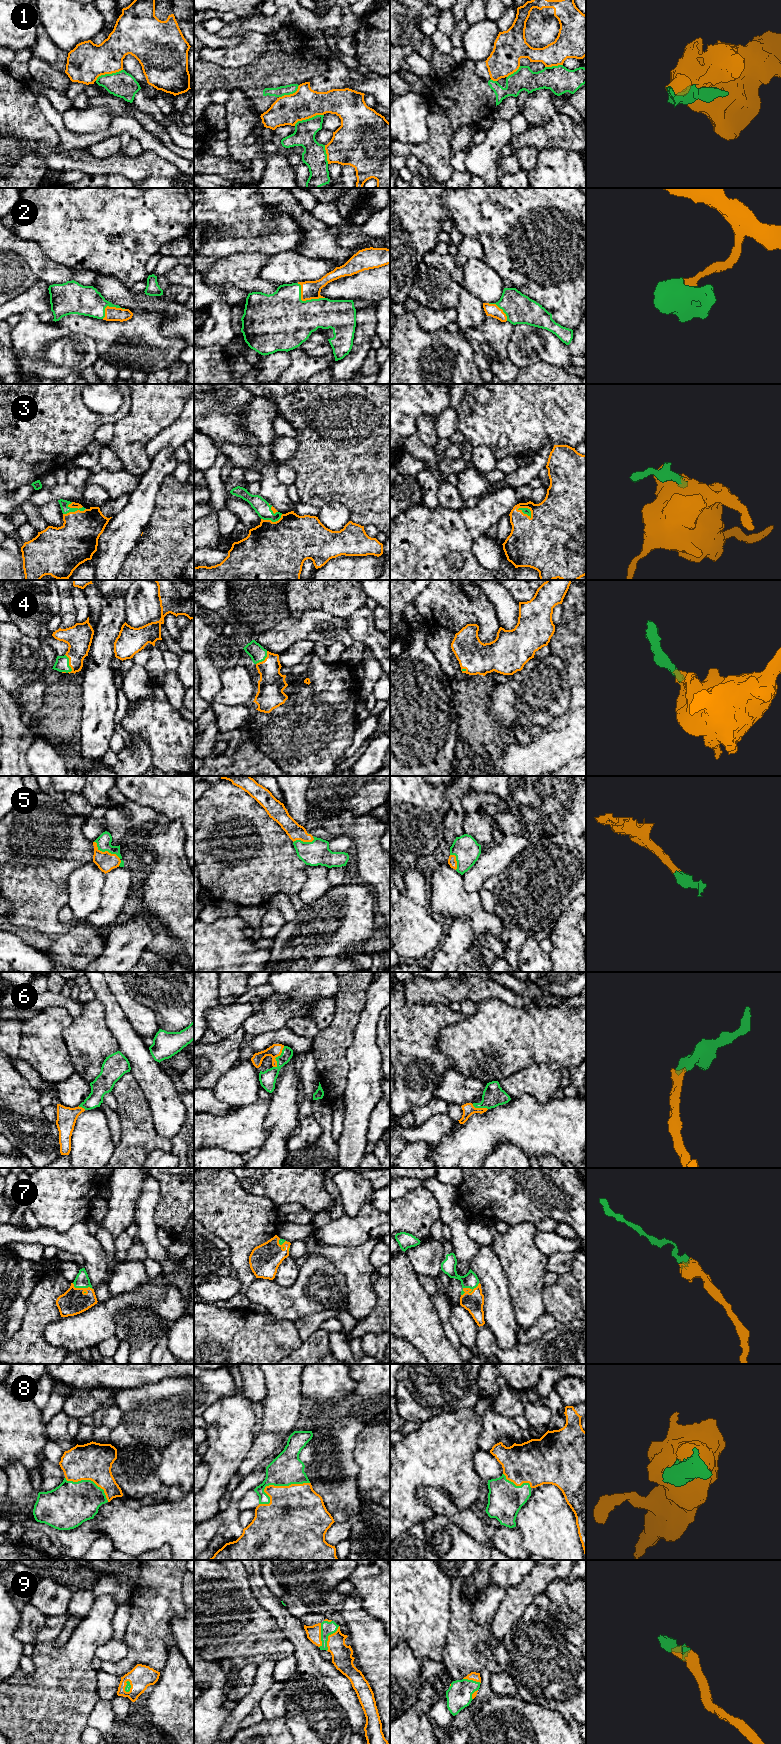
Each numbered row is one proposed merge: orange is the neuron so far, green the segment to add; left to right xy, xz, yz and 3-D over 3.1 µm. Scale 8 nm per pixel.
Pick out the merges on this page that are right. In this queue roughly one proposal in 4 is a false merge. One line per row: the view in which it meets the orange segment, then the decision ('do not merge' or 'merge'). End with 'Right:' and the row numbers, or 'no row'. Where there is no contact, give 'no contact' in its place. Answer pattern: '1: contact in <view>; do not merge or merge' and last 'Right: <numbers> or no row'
1: contact in xz; do not merge
2: contact in xz; merge
3: contact in xy; merge
4: contact in xy; merge
5: contact in xy; merge
6: contact in xz; merge
7: contact in yz; merge
8: contact in xz; merge
9: contact in xz; merge
Right: 2, 3, 4, 5, 6, 7, 8, 9

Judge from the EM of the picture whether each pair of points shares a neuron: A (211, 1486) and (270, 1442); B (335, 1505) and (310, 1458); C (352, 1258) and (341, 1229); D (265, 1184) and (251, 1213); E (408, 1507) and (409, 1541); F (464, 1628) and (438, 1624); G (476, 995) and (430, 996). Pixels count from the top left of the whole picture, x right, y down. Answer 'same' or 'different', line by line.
A: different
B: same
C: different
D: different
E: different
F: different
G: same

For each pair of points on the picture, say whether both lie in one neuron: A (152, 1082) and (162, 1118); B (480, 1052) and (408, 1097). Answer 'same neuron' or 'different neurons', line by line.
A: same neuron
B: different neurons

